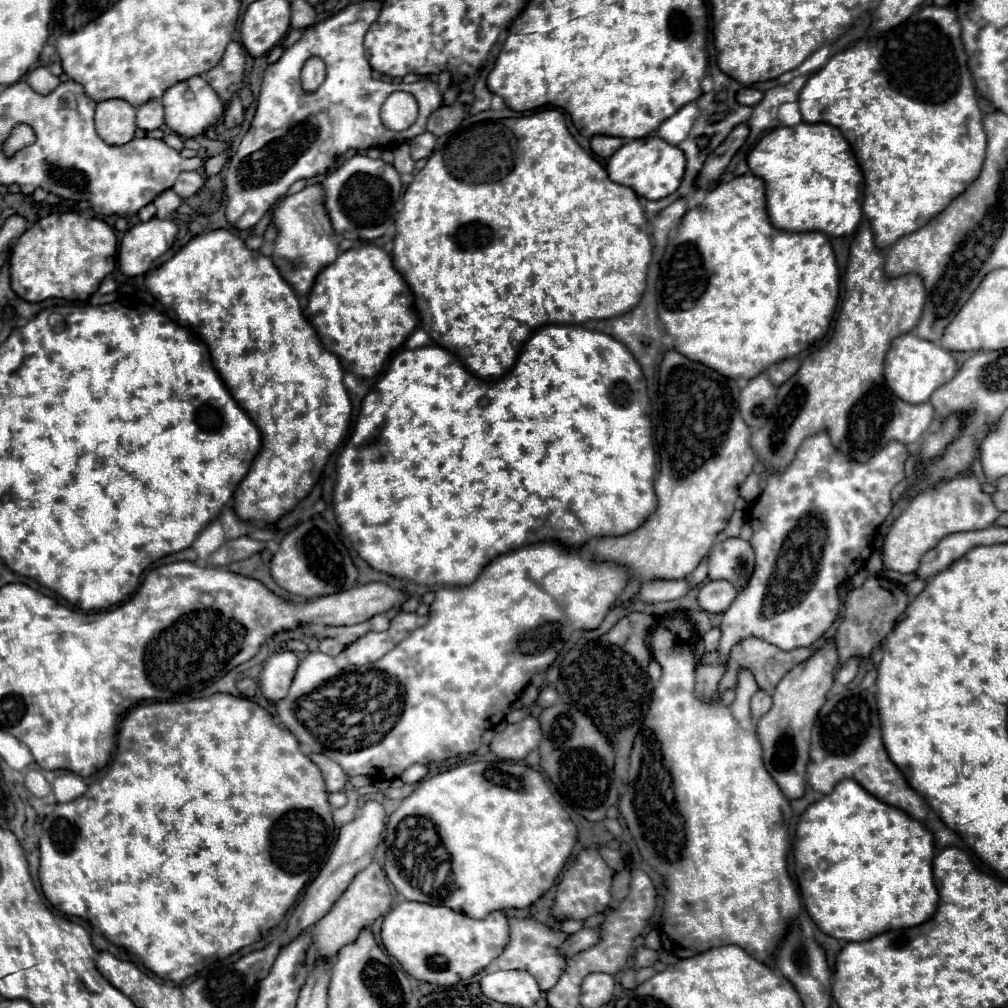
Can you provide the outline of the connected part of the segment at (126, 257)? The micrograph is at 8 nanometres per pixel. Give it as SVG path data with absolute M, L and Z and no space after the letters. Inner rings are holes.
M156 216L150 218L148 222L138 222L138 224L134 224L134 226L124 234L122 244L120 244L118 264L120 264L122 274L128 276L128 278L136 278L136 276L146 274L146 272L150 270L152 262L170 250L170 246L172 246L174 240L176 240L176 234L178 234L178 226L176 226L172 220L160 220L160 218L156 218Z

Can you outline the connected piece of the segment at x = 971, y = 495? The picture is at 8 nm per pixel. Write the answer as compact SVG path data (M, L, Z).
M956 476L936 488L926 488L908 502L904 512L894 520L890 532L884 538L884 566L900 574L916 572L922 556L934 548L944 536L964 530L988 528L998 520L1000 512L992 504L990 494L984 494L976 476Z

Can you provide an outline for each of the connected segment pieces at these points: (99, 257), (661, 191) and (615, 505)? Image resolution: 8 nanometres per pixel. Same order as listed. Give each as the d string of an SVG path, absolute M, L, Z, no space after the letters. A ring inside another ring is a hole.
M52 212L28 228L12 248L10 282L12 290L26 302L64 298L88 300L100 282L116 266L116 234L98 218L82 218L78 212Z
M646 136L640 140L632 140L624 144L618 152L614 152L612 158L608 160L606 170L612 182L624 184L632 188L638 196L644 196L648 200L660 200L678 190L684 176L684 164L686 164L684 152L678 146L672 146L660 140L658 136Z
M552 324L552 326L544 326L542 330L538 330L524 346L522 354L518 356L514 368L504 374L500 380L494 380L494 382L484 382L480 378L476 378L468 368L464 368L464 364L456 358L456 354L452 354L450 350L446 348L440 348L440 346L422 346L422 348L416 348L416 350L402 350L400 354L396 354L386 370L386 374L376 382L376 386L368 392L368 396L364 398L362 402L362 410L358 414L358 422L356 422L356 428L354 428L354 434L352 434L352 442L358 446L358 452L354 454L348 454L348 442L344 446L344 452L340 454L338 458L338 478L336 478L336 486L334 486L334 496L332 496L332 502L334 502L334 514L336 514L336 522L340 524L342 532L348 536L348 540L352 542L354 550L378 572L384 572L384 574L390 574L390 576L396 576L396 578L406 578L406 580L412 580L416 584L426 584L426 586L468 586L472 584L472 580L476 580L476 576L480 574L480 570L490 562L494 560L496 556L500 554L506 554L508 550L518 550L518 548L524 548L524 546L530 546L530 544L538 544L538 542L546 542L546 540L554 540L562 546L570 546L570 550L576 550L584 544L588 544L592 538L596 536L624 536L624 532L634 532L636 528L640 528L640 524L644 524L644 520L656 510L656 492L654 492L654 476L656 476L656 452L654 452L654 446L652 446L652 422L650 422L650 416L648 416L648 406L650 406L650 400L648 400L648 392L646 392L646 378L642 374L642 368L640 364L634 360L634 356L630 354L630 350L614 340L612 336L608 334L602 334L602 332L592 332L582 326L558 326L558 324ZM366 454L384 454L382 460L368 460Z

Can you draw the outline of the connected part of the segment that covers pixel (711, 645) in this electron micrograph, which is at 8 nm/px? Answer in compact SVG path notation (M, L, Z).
M712 628L708 630L704 636L704 642L706 642L706 652L714 652L718 648L718 640L720 640L720 628Z

